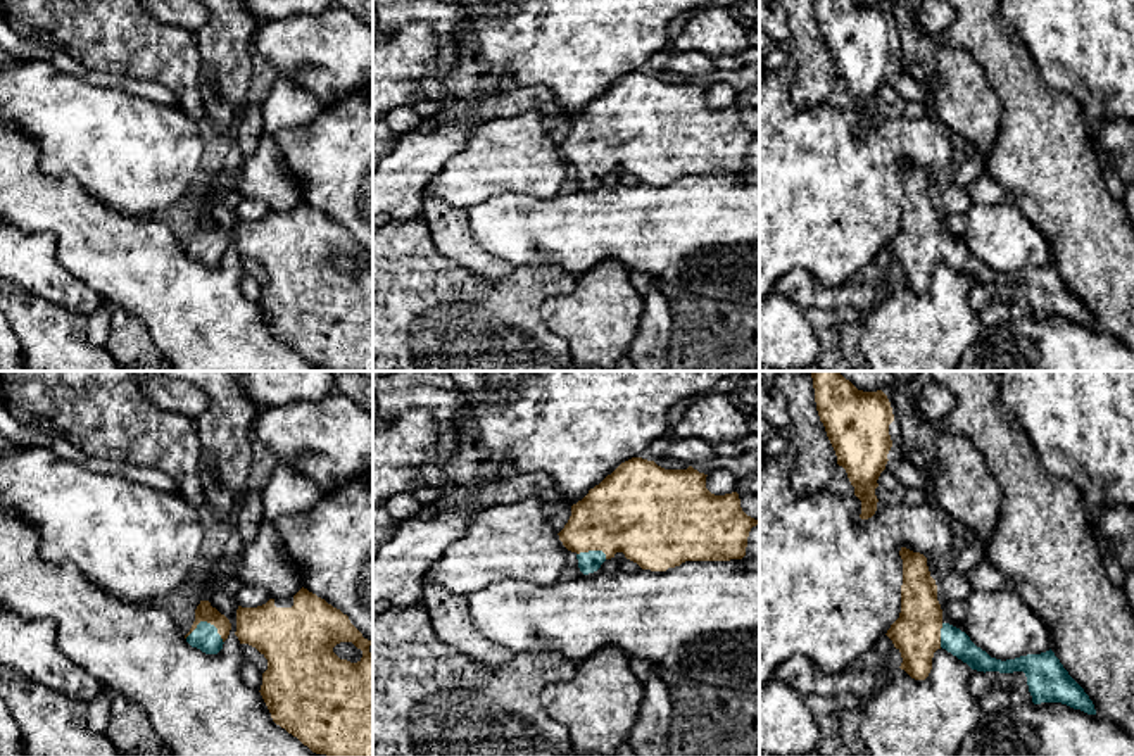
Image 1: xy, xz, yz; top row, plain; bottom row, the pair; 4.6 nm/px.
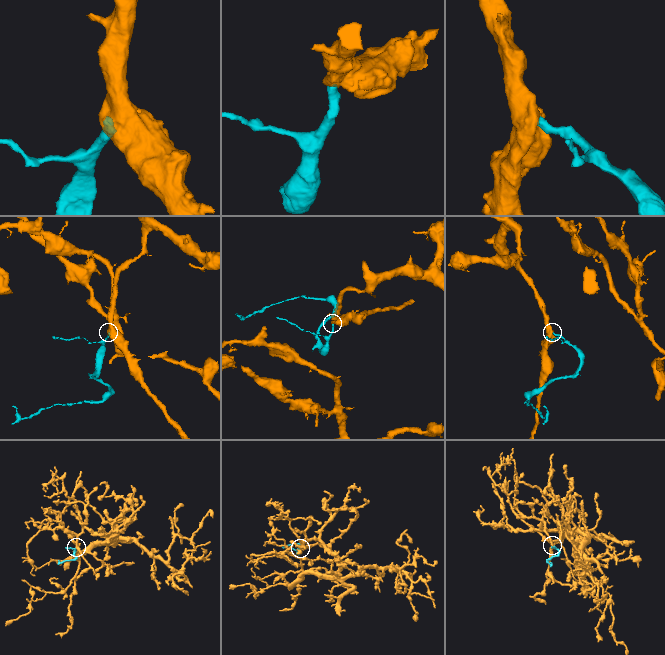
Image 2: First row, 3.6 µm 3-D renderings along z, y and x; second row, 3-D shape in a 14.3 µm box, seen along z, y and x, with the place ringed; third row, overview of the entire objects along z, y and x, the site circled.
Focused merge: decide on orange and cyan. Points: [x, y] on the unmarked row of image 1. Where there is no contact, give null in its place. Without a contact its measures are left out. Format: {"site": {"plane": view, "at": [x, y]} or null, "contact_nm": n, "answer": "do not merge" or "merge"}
{"site": {"plane": "xy", "at": [207, 235]}, "contact_nm": 190, "answer": "merge"}

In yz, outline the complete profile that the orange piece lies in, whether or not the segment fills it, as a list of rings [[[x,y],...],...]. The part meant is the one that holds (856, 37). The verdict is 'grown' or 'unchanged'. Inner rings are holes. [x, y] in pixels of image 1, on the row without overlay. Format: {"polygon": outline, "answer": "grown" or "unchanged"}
{"polygon": [[[813,0],[820,35],[835,64],[837,78],[847,86],[854,109],[861,114],[861,133],[877,124],[877,93],[885,83],[892,60],[889,38],[892,21],[882,3],[856,0]]], "answer": "unchanged"}

